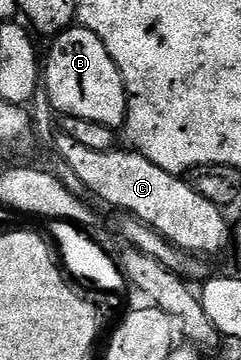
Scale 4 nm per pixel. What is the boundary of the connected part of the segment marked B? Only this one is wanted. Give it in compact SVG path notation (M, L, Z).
M80 26L66 28L50 44L53 45L49 48L49 57L43 60L43 81L54 113L87 118L87 122L120 129L125 122L125 87L111 54L107 54L107 46L91 30Z

